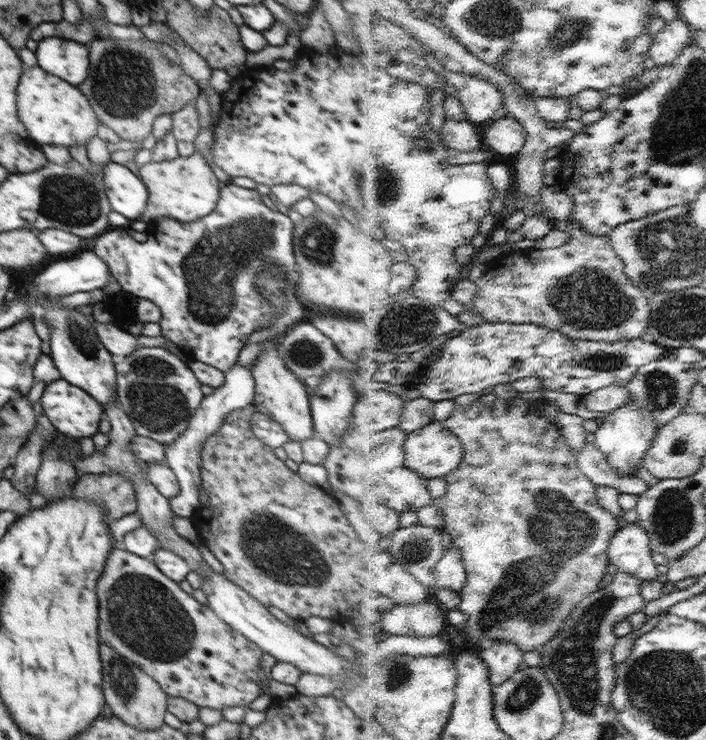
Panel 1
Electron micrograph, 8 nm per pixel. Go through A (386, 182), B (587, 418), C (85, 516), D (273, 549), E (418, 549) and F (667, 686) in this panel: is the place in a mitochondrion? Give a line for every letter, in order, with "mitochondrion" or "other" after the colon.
A: mitochondrion
B: other
C: other
D: mitochondrion
E: mitochondrion
F: mitochondrion

